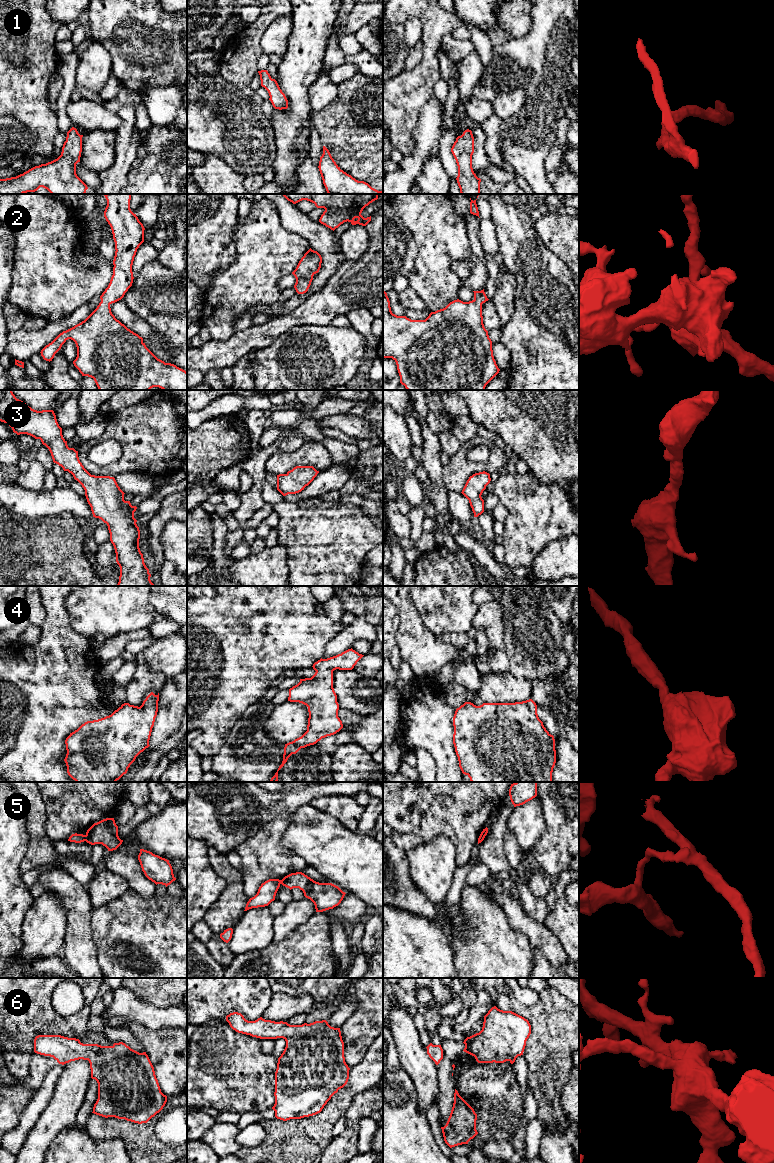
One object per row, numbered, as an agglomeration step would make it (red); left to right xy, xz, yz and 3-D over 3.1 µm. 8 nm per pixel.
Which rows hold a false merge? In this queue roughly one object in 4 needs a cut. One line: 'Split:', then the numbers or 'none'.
Split: 5

